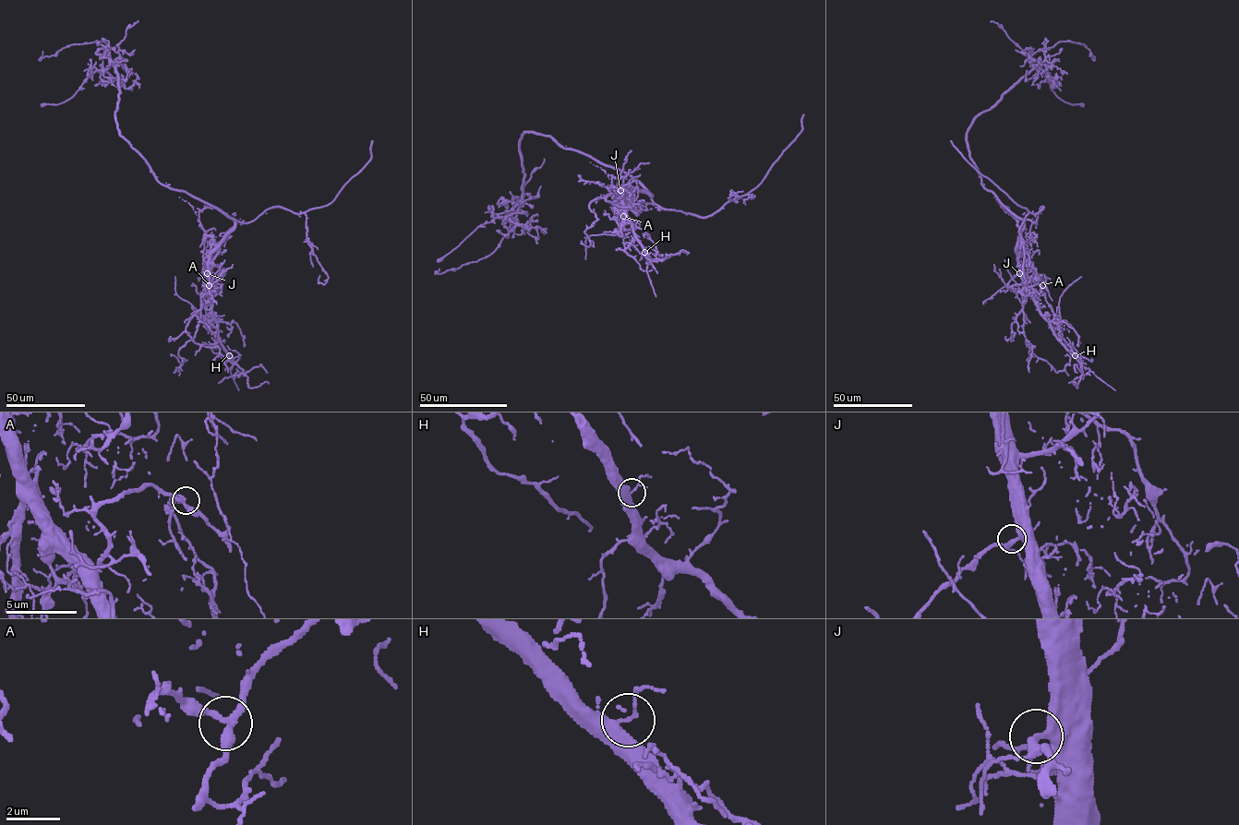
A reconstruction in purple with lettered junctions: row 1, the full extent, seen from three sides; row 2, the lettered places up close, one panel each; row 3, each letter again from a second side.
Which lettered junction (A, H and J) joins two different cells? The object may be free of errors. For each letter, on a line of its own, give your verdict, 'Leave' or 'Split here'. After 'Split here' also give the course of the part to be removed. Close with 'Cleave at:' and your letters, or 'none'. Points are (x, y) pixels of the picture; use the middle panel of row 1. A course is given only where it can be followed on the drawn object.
A: Leave
H: Split here. Course of the part to remove: (645, 252), (624, 230), (617, 202), (626, 194), (618, 199), (606, 172), (559, 143)
J: Leave
Cleave at: H

